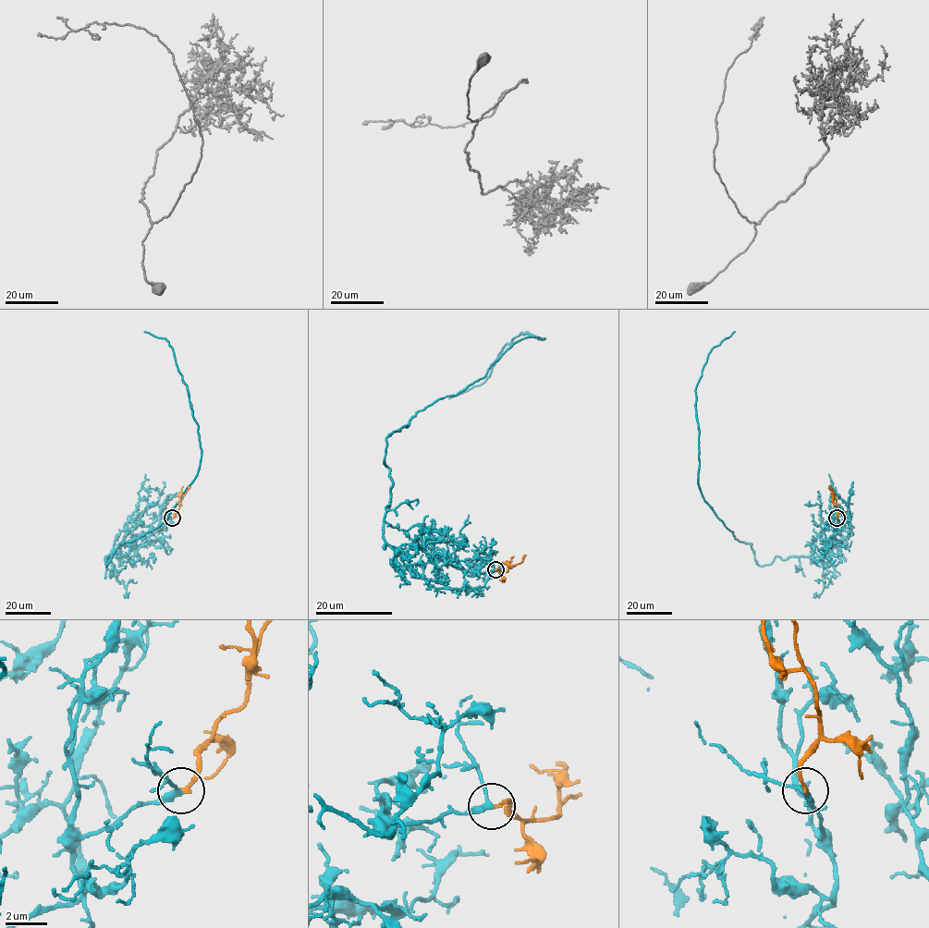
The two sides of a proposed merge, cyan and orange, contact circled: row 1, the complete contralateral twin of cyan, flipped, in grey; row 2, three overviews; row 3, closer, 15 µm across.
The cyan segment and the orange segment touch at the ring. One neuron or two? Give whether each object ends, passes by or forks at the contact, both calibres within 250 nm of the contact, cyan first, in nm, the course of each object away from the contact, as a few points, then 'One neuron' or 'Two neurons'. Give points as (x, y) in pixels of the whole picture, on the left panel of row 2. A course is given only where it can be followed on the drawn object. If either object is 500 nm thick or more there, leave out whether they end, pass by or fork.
At the ring cyan passes by. At the ring orange ends. Thickness 240 nm (cyan) against 190 nm. Course of cyan: (172, 518), (134, 555), (105, 556), (106, 566), (120, 543), (166, 518), (201, 456), (172, 348), (144, 331). Course of orange: (172, 518), (190, 486). One neuron

